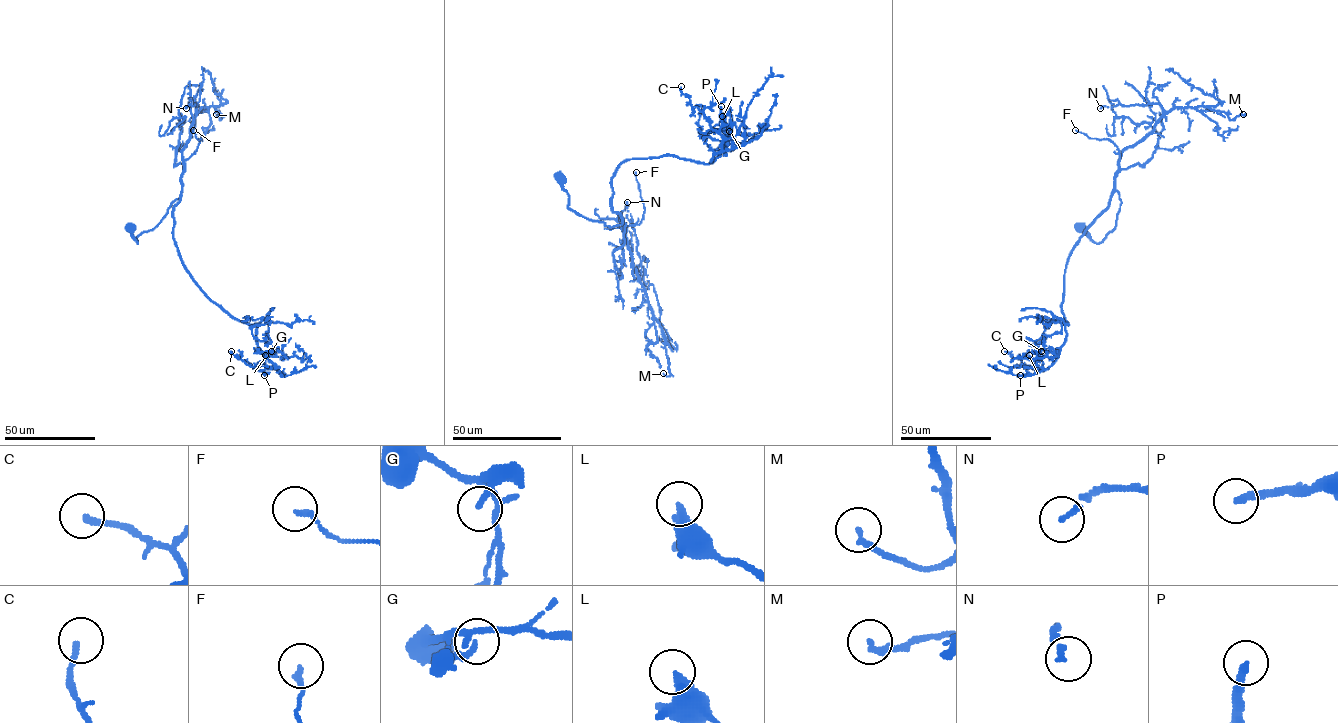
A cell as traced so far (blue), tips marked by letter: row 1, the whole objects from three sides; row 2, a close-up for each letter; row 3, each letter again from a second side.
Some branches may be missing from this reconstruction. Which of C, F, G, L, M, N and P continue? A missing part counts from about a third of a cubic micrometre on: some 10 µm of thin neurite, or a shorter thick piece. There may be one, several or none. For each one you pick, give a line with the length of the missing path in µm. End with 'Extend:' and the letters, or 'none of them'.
N: 10 µm
P: 25 µm
Extend: N, P

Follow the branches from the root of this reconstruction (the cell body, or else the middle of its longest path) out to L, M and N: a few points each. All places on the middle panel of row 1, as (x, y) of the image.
L: (560, 178), (569, 209), (620, 225), (611, 205), (616, 168), (668, 155), (709, 164), (737, 133), (722, 116)
M: (560, 178), (569, 209), (610, 227), (621, 220), (625, 224), (632, 265), (665, 341), (670, 375), (663, 373)
N: (560, 178), (574, 212), (610, 227), (622, 220), (639, 278), (627, 202)

